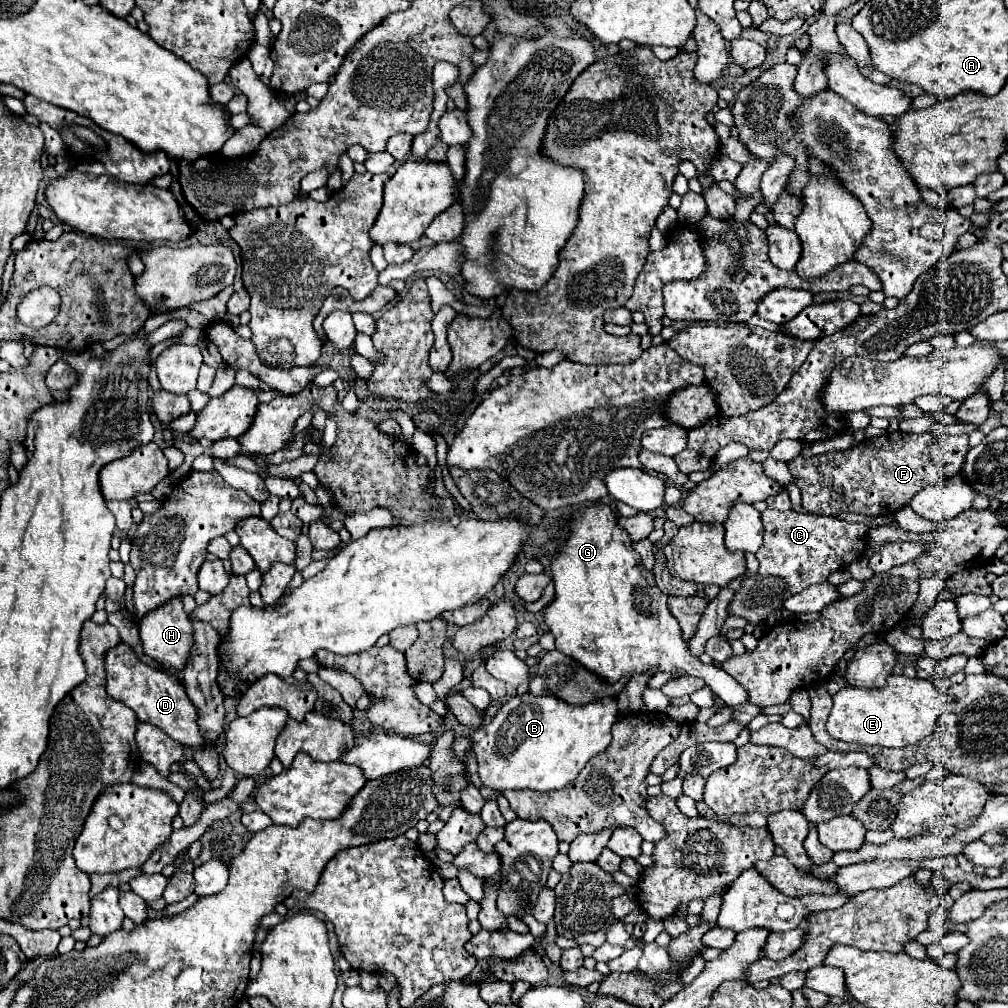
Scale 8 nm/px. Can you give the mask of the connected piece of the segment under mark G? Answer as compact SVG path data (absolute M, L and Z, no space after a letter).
M599 504L581 508L571 514L569 536L561 544L561 550L551 558L551 574L555 582L555 600L545 608L545 624L555 636L555 648L567 656L575 656L581 664L587 664L591 672L599 672L603 680L617 682L625 674L643 672L675 672L679 676L701 678L713 694L717 694L727 706L741 706L749 702L747 690L743 690L727 672L715 664L703 664L699 658L687 652L681 638L681 626L667 608L667 596L659 592L653 580L653 572L641 566L639 554L633 550L629 534L617 524L617 516L611 506Z

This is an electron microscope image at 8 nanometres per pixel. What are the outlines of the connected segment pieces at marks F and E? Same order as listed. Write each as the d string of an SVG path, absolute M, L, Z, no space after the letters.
M883 434L869 438L845 452L827 452L813 458L787 462L795 484L801 490L803 508L811 514L835 516L839 512L887 516L907 506L911 498L925 486L937 486L955 476L969 452L967 434L959 436L933 436L923 434Z
M889 676L881 688L857 688L845 686L833 694L833 708L827 718L827 732L843 742L855 742L861 746L887 746L901 748L915 744L935 730L935 722L941 714L945 694L935 688L931 680Z

